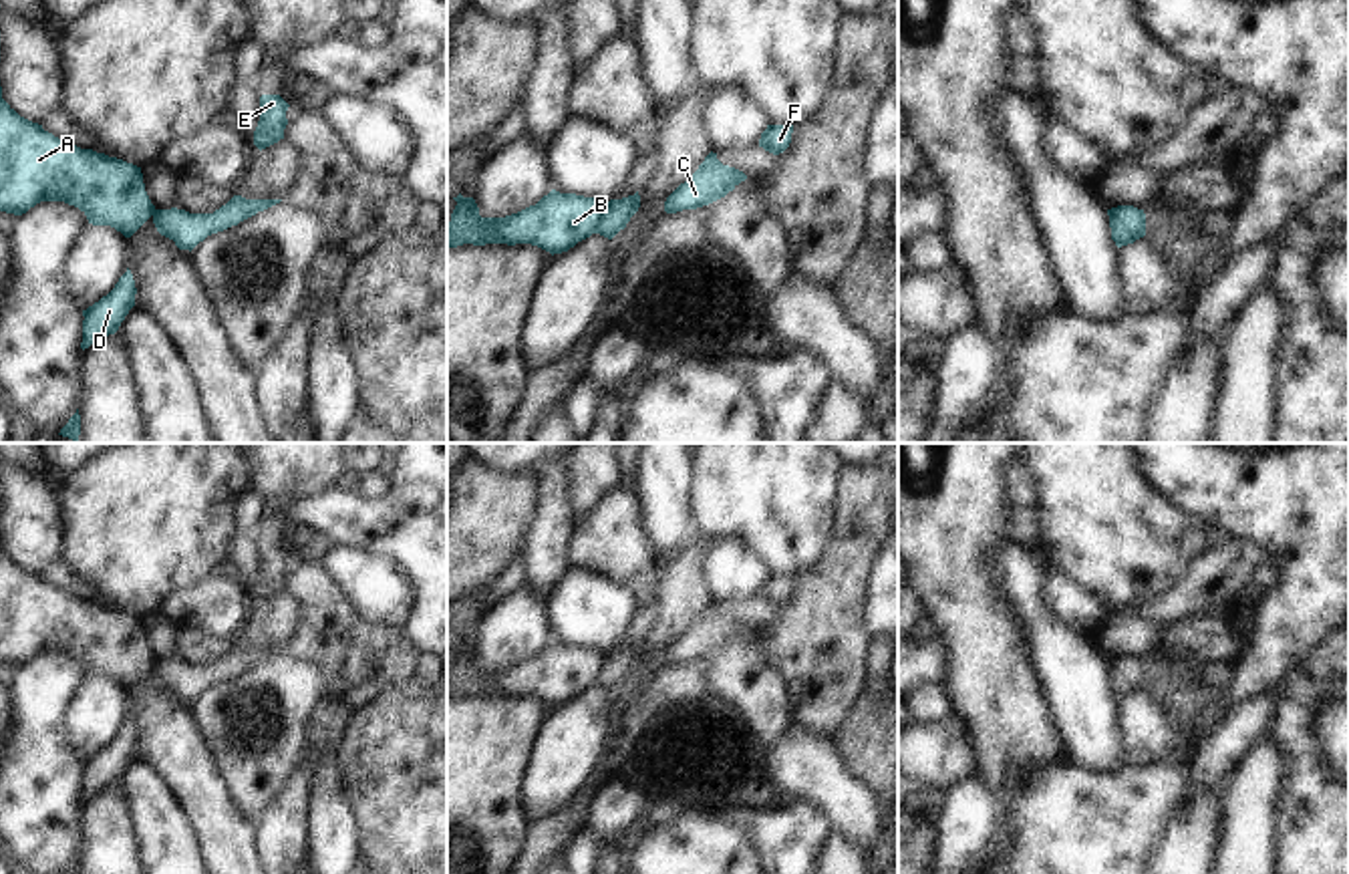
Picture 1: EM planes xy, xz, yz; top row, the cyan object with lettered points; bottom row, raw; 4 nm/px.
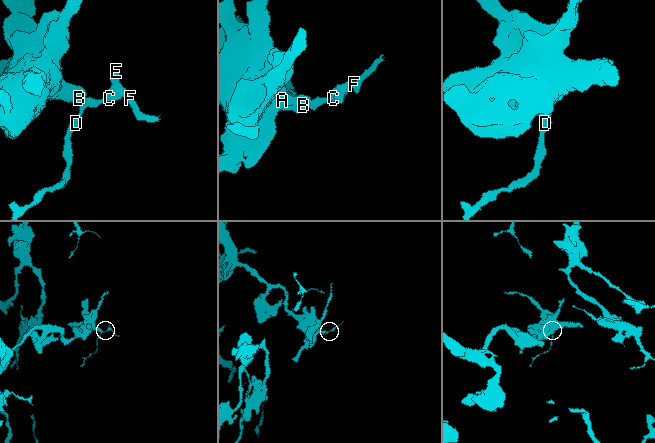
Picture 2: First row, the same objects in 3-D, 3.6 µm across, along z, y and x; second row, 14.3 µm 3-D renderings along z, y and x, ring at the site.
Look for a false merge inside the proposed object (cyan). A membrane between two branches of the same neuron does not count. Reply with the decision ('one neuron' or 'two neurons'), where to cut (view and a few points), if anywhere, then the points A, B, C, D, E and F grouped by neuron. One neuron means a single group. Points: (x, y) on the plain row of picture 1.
two neurons | xz (607, 655), (596, 683) | A B / C D E F

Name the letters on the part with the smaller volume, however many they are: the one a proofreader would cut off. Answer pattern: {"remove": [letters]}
{"remove": ["C", "D", "E", "F"]}

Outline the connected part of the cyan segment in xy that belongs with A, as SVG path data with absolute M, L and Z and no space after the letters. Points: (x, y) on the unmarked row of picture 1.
M0 538L0 663L22 667L40 652L64 652L79 659L89 675L111 677L131 689L153 665L141 618L93 600L81 600L44 582L42 576L20 568L4 550Z

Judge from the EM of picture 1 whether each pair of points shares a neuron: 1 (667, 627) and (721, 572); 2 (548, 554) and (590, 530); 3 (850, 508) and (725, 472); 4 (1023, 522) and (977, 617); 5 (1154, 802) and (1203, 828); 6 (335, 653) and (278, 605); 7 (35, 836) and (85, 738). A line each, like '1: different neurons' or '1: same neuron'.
1: different neurons
2: different neurons
3: different neurons
4: different neurons
5: different neurons
6: different neurons
7: different neurons

